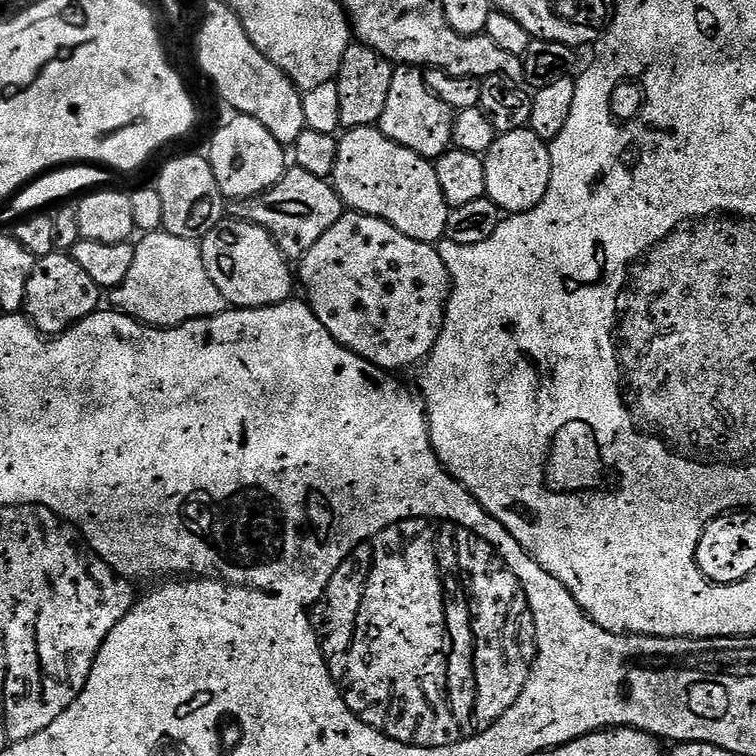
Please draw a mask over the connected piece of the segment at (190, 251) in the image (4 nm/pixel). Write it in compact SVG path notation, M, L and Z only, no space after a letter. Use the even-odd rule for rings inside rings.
M161 231L158 238L144 234L139 239L130 274L126 274L117 288L111 289L111 307L115 311L125 312L150 328L176 328L179 324L225 311L222 290L210 282L197 241L178 238L166 231Z

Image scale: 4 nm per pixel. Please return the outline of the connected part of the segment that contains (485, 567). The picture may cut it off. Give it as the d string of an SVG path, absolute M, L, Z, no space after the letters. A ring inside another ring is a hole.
M403 520L358 545L338 566L318 605L320 649L346 706L359 720L410 746L461 744L473 733L485 732L506 714L508 700L496 700L496 696L503 698L503 688L522 687L521 682L484 684L492 673L491 664L500 668L500 660L504 660L504 652L496 652L496 644L504 648L500 636L510 631L508 608L516 604L519 595L519 584L506 571L490 542L478 538L478 534L449 520ZM348 572L368 572L356 608L348 604L348 596L356 592L355 586L348 584ZM468 608L492 608L496 621L489 636L472 633L472 612Z

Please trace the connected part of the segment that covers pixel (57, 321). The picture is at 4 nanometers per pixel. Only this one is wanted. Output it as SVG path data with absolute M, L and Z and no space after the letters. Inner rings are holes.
M57 250L37 259L30 274L30 282L26 282L22 312L41 334L51 338L73 328L82 318L97 311L101 307L100 296L102 290L94 282L94 278L90 278L90 274L86 274L86 270L82 270L78 262L74 262L71 254Z

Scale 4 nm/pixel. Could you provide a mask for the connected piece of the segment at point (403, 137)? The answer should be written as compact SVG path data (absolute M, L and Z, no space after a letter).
M393 67L390 95L386 98L386 110L382 110L378 125L386 138L398 142L398 146L406 146L406 150L414 150L414 154L424 160L435 162L442 153L453 147L453 121L454 109L434 95L430 86L426 86L424 72L419 67Z

